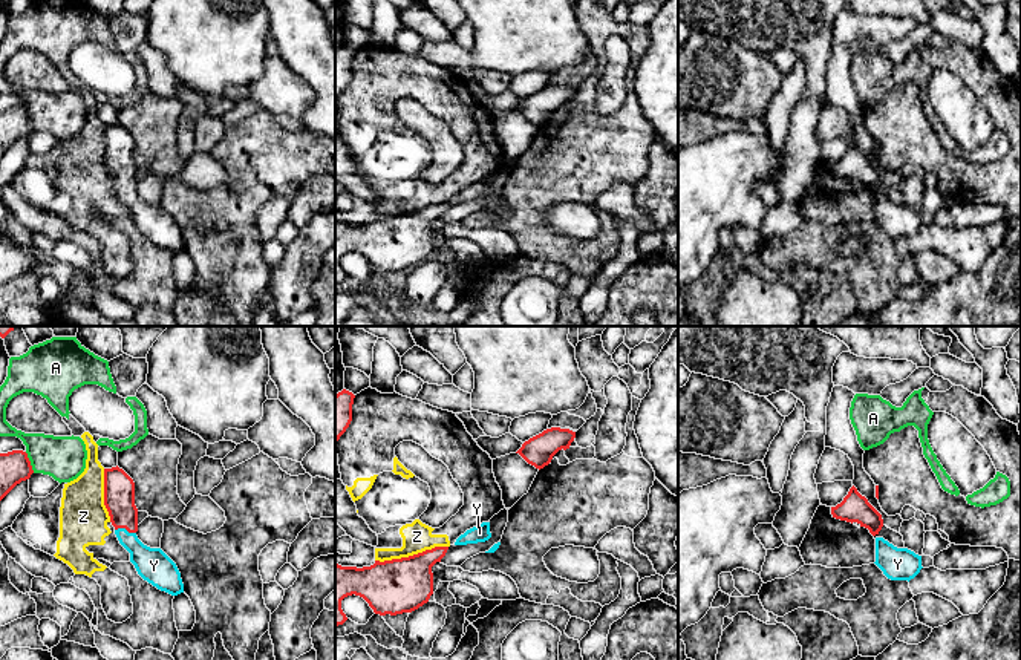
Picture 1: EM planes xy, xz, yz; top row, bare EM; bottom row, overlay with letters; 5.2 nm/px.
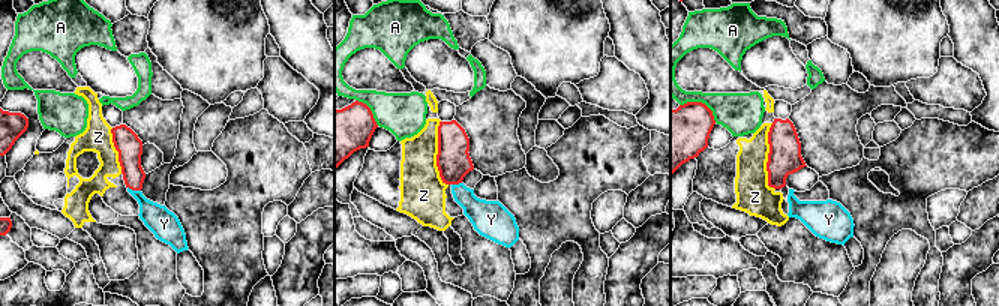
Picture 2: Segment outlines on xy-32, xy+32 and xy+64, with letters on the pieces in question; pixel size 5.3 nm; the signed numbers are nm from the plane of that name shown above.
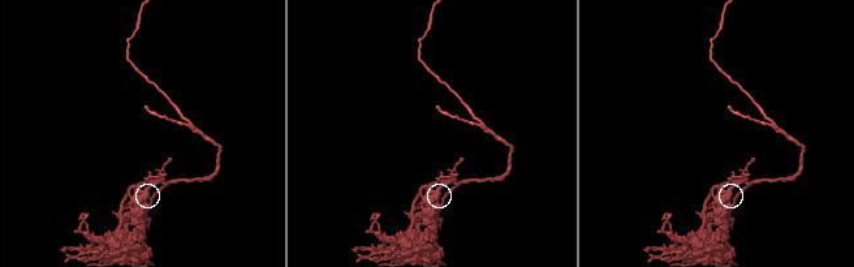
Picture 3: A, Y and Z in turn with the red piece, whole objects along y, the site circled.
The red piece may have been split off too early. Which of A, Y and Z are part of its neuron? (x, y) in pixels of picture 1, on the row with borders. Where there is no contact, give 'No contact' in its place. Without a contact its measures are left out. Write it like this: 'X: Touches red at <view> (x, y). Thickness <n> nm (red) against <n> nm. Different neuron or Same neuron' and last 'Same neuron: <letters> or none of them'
A: Touches red at xy (29, 463). Thickness 160 nm (red) against 240 nm. Different neuron
Y: Touches red at xy (126, 529). Thickness 160 nm (red) against 180 nm. Same neuron
Z: Touches red at xz (411, 556). Thickness 280 nm (red) against 160 nm. Different neuron
Same neuron: Y

